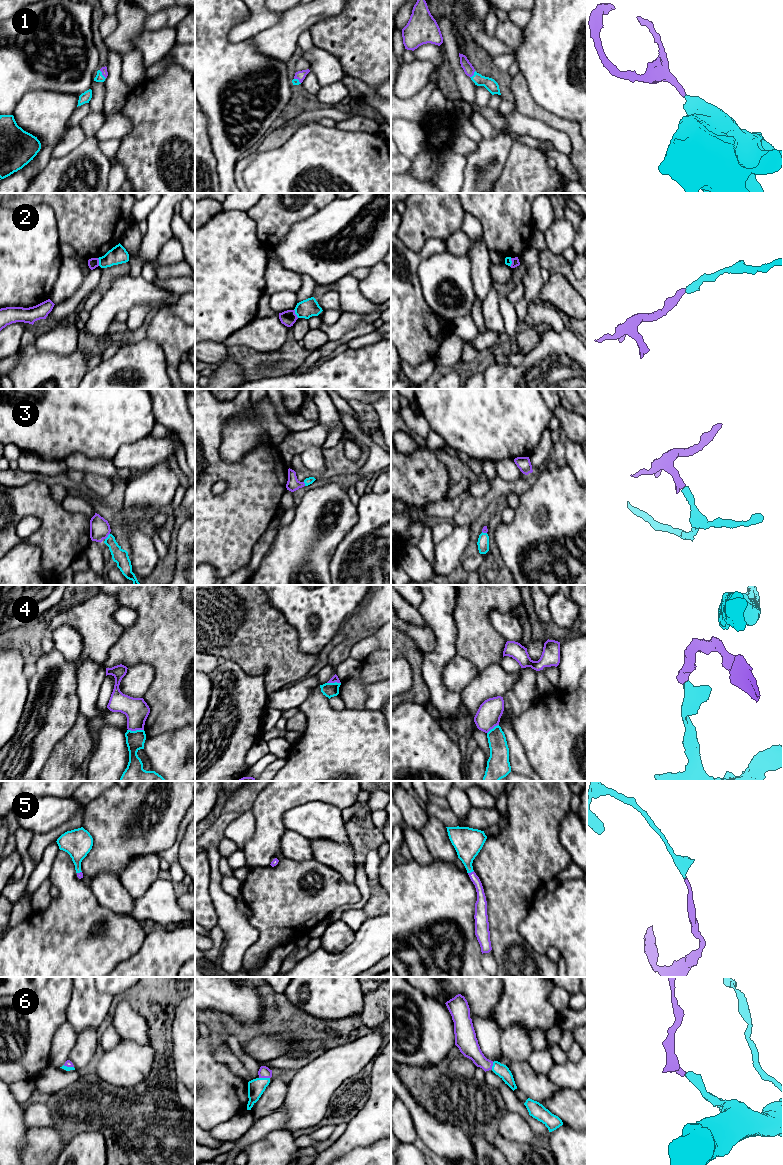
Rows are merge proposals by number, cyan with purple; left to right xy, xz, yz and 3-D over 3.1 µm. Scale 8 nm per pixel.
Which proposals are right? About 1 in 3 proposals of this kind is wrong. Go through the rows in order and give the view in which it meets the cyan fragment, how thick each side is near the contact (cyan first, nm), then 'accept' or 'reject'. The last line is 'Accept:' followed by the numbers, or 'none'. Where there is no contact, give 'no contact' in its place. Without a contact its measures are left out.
1: xy | 70/50 nm | accept
2: xz | 150/120 nm | reject
3: xy | 120/160 nm | accept
4: xy | 150/190 nm | reject
5: yz | 240/80 nm | accept
6: xz | 140/100 nm | accept
Accept: 1, 3, 5, 6

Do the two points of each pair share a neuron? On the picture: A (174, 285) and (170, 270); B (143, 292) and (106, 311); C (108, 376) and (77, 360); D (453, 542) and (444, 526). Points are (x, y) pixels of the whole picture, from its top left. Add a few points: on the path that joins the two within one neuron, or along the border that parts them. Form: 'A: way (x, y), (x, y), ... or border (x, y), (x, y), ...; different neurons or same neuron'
A: border (184, 275), (164, 279), (157, 278); different neurons
B: way (134, 292), (127, 292), (115, 302); same neuron
C: border (88, 370), (82, 378); different neurons
D: border (453, 528), (448, 535), (435, 544); different neurons

